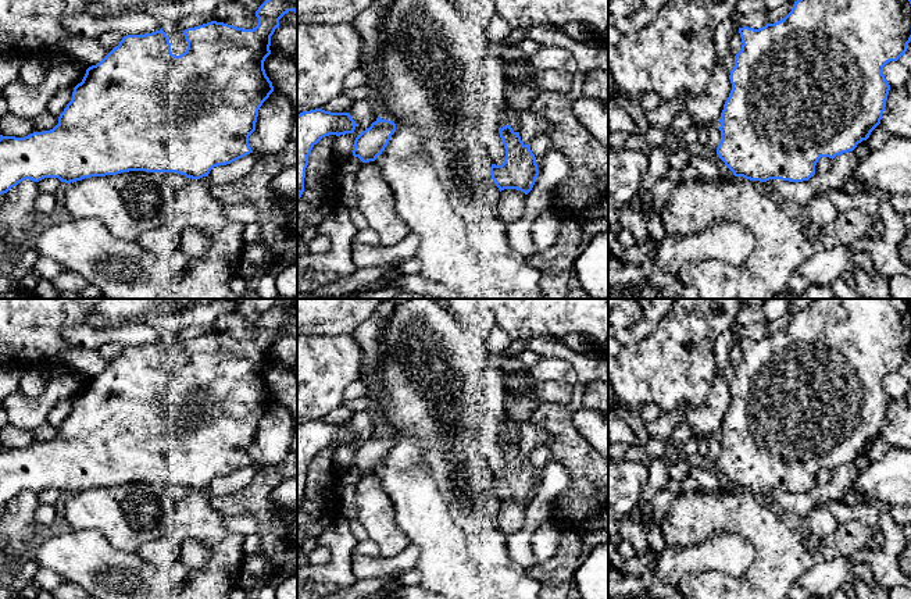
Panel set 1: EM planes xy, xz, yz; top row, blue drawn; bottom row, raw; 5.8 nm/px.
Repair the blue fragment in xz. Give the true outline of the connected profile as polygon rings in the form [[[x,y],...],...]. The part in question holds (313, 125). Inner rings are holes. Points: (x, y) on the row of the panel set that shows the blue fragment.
[[[315,108],[297,115],[297,200],[304,192],[306,168],[312,147],[325,136],[353,133],[356,126],[349,113]]]

